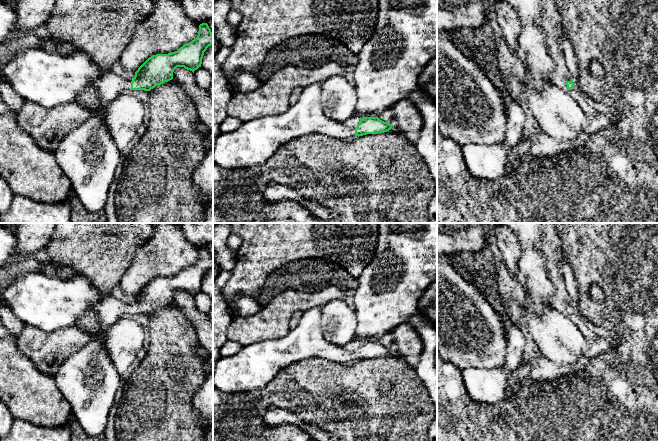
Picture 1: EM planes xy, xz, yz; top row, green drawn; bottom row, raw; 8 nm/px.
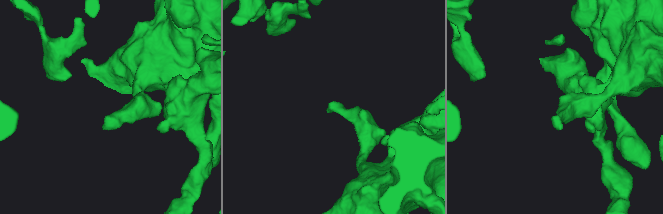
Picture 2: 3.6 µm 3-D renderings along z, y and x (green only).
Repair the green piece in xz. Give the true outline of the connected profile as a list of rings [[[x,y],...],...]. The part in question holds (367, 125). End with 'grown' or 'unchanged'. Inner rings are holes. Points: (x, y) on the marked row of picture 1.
[[[315,82],[302,89],[299,100],[290,105],[281,114],[265,115],[261,118],[242,122],[242,125],[230,133],[220,133],[213,148],[213,163],[226,169],[248,168],[262,165],[284,144],[311,133],[322,133],[341,140],[350,140],[355,136],[378,134],[391,130],[392,124],[378,117],[363,117],[355,129],[346,127],[325,116],[321,104],[322,82]]] | grown

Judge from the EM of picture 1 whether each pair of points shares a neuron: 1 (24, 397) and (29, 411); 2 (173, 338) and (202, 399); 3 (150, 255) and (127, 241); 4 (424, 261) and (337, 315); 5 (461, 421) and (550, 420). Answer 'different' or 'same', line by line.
1: same
2: different
3: different
4: different
5: same

